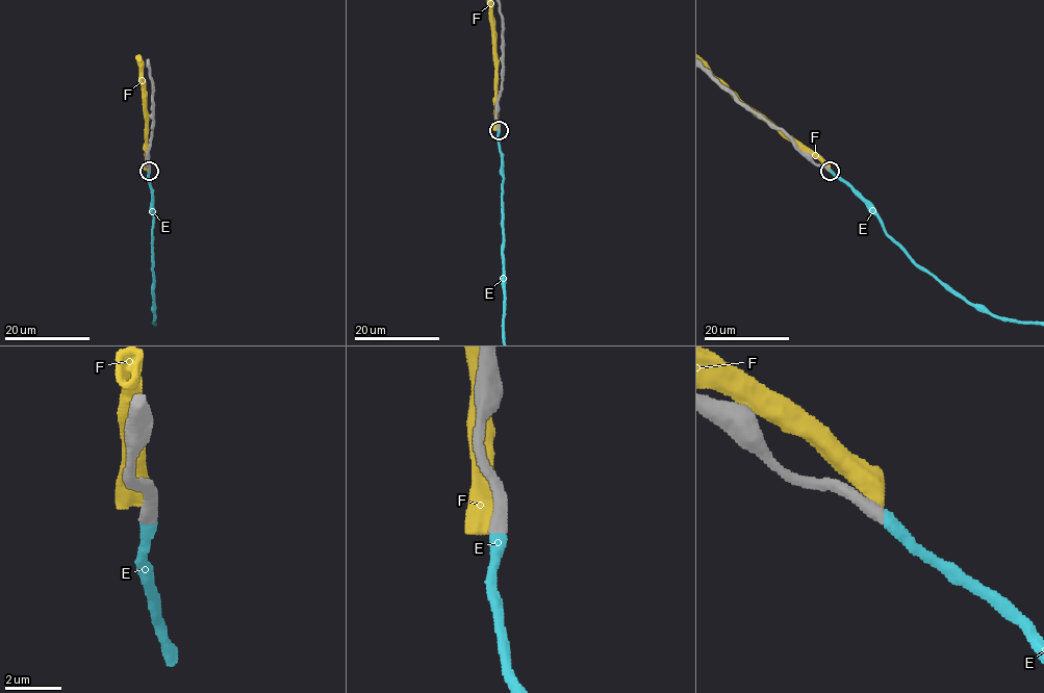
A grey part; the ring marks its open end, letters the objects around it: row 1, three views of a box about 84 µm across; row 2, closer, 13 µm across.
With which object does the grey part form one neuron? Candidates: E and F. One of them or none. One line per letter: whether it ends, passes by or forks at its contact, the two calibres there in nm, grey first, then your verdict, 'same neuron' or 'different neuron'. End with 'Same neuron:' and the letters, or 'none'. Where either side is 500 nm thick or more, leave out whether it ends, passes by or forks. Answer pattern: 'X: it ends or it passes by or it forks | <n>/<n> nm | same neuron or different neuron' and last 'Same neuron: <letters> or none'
E: 500/480 nm | same neuron
F: 600/700 nm | different neuron
Same neuron: E

